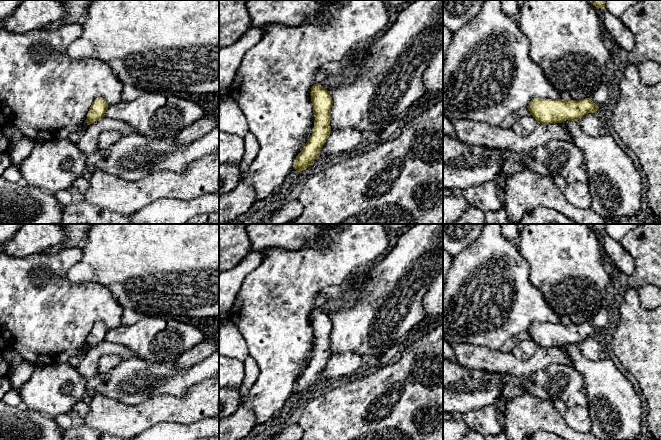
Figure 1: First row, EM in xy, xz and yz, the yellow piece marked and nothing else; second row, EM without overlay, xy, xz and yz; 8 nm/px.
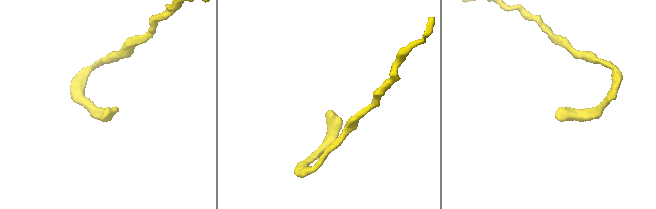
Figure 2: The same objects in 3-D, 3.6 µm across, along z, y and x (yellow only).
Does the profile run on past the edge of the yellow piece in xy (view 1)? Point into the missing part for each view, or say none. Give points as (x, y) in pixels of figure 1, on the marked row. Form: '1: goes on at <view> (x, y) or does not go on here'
1: does not go on here

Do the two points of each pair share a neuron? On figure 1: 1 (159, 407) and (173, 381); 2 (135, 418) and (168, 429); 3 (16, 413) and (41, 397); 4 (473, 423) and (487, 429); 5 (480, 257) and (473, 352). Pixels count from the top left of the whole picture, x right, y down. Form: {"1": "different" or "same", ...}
{"1": "different", "2": "different", "3": "different", "4": "same", "5": "different"}

